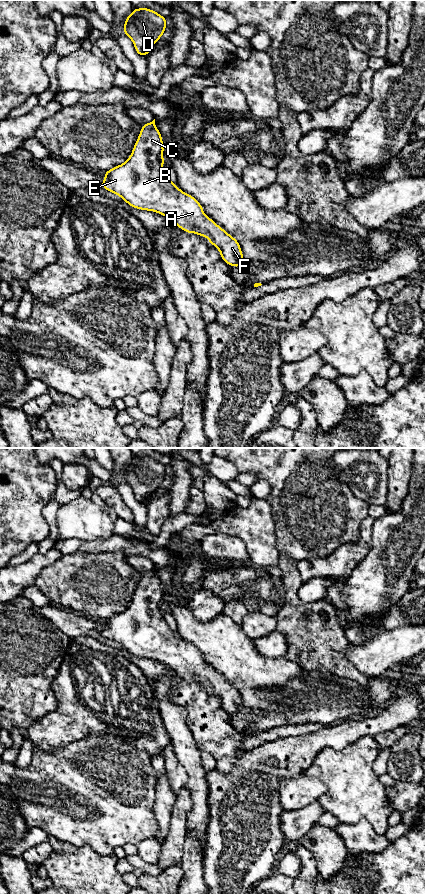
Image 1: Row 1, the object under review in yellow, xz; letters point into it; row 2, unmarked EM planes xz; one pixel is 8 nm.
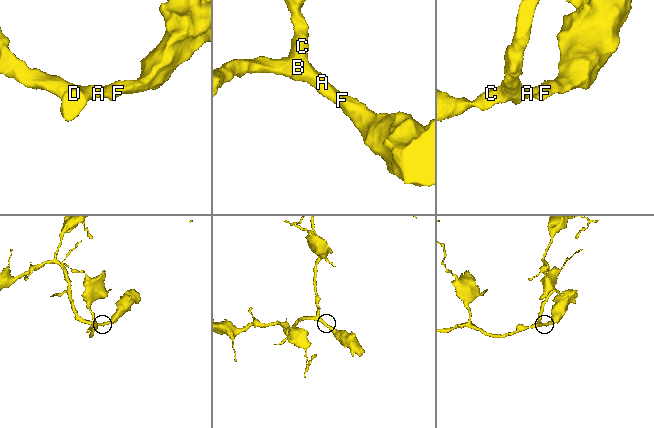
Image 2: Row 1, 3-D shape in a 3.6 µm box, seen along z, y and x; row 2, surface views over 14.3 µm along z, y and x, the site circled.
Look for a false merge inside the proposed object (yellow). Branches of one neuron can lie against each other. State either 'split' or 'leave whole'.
leave whole

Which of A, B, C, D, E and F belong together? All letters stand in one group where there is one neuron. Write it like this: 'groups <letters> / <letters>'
groups A B C D E F

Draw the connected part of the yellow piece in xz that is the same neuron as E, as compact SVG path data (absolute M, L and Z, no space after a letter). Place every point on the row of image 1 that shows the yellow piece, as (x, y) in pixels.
M154 119L142 125L142 130L128 160L104 172L105 179L100 183L101 186L120 196L128 205L136 209L162 214L186 233L208 237L208 243L213 244L219 250L222 260L228 265L233 267L244 265L245 261L239 241L207 217L202 205L192 195L179 189L165 174L163 152L162 136Z

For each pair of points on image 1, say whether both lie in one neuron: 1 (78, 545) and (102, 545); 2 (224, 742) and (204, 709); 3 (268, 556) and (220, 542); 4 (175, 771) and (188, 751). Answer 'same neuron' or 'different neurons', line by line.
1: same neuron
2: same neuron
3: different neurons
4: different neurons

